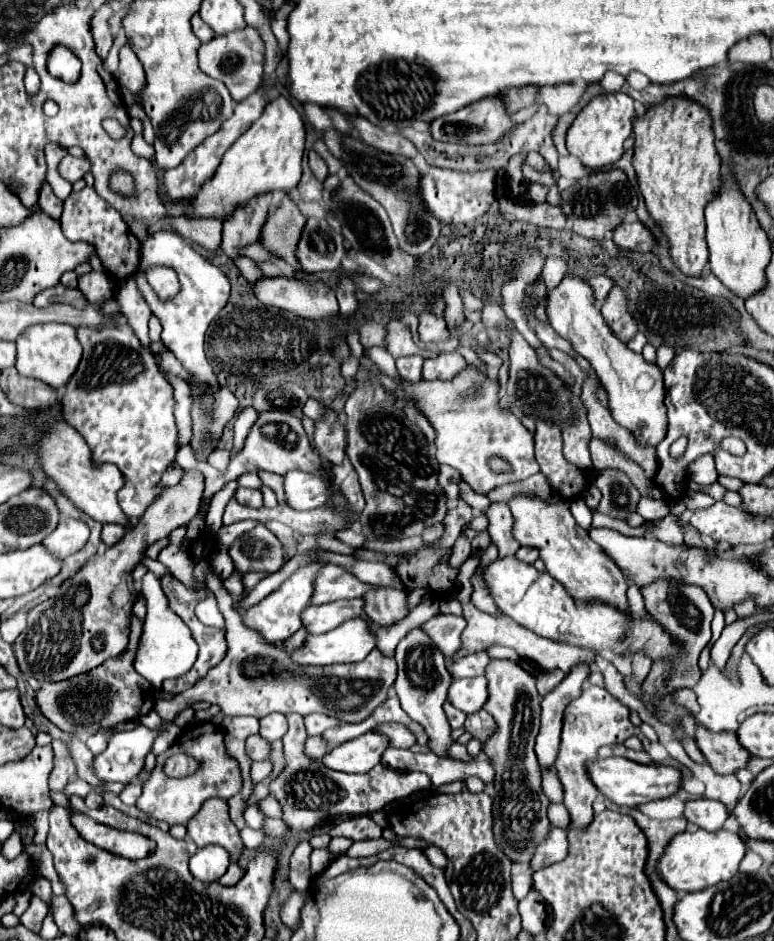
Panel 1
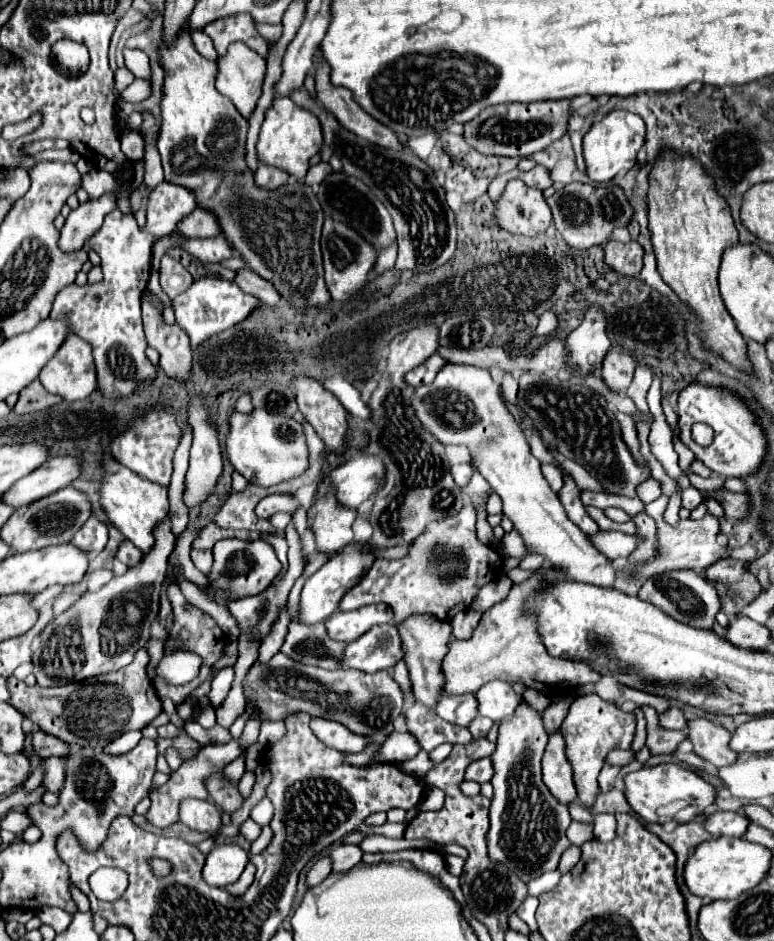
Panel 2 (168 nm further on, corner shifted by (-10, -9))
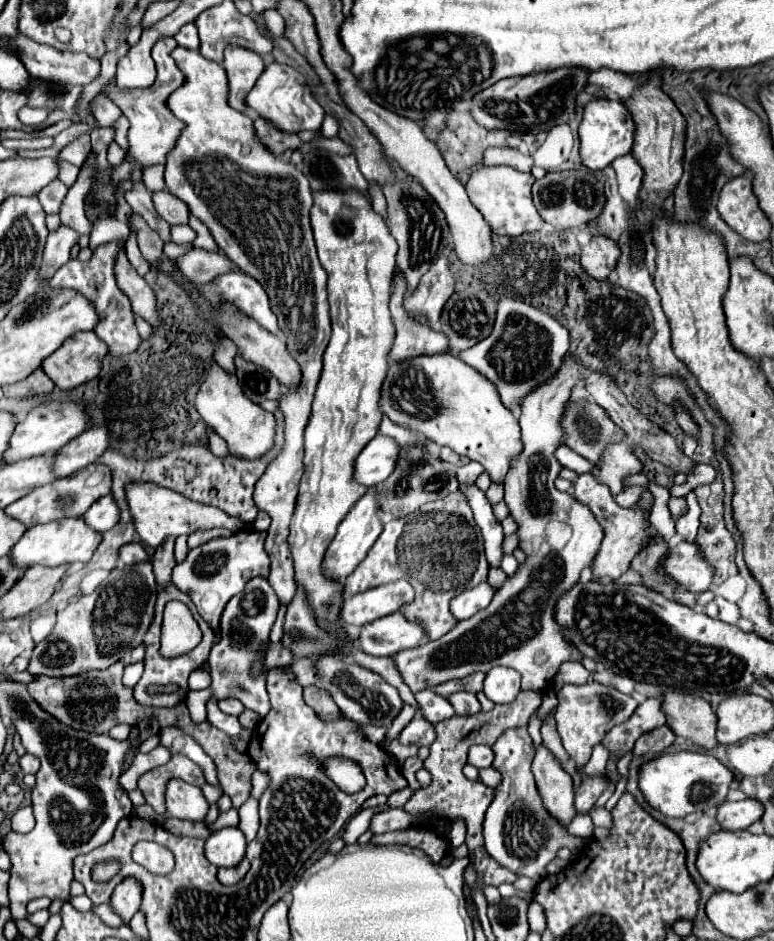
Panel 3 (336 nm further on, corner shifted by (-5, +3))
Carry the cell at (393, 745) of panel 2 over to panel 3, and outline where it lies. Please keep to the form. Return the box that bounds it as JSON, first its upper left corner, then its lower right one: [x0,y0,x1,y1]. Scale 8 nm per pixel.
[399,716,435,746]

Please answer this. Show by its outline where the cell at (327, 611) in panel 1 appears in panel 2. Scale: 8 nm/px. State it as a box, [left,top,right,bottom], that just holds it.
[326,604,392,642]

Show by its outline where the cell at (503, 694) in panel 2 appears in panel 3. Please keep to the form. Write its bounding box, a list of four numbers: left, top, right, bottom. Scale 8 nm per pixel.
[483,668,521,704]

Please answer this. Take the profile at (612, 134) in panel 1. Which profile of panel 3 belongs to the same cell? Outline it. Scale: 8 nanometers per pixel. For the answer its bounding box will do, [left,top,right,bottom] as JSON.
[579,98,635,170]

